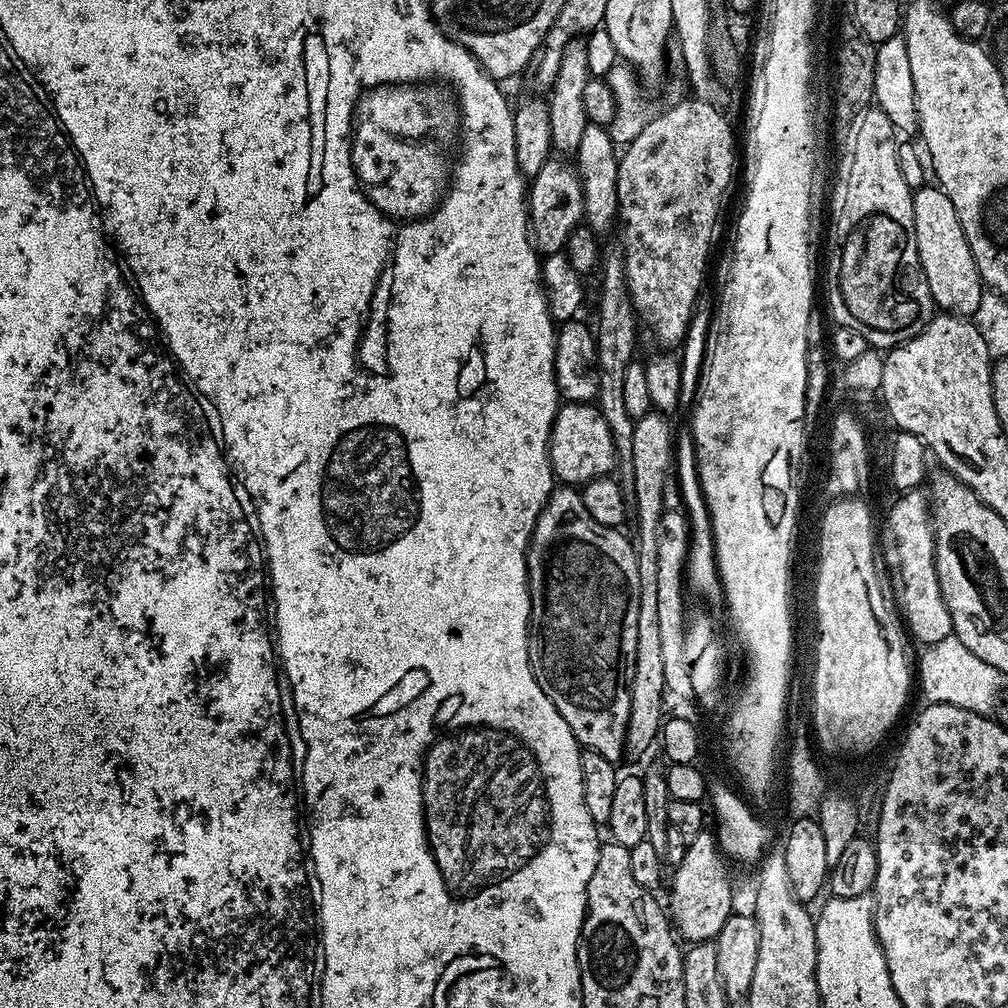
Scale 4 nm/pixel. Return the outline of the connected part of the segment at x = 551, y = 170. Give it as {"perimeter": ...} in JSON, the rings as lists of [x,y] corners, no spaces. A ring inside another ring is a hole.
{"perimeter":[[[549,158],[542,166],[542,170],[538,170],[538,174],[531,177],[530,187],[526,192],[528,202],[528,227],[530,229],[532,243],[537,253],[543,254],[548,258],[551,258],[555,252],[565,251],[568,236],[584,220],[584,195],[582,194],[580,173],[576,171],[575,167],[569,161],[567,164],[564,160],[567,159]]]}

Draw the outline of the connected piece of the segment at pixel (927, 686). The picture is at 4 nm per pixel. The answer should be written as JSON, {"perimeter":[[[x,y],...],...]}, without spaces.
{"perimeter":[[[953,634],[927,645],[921,652],[916,678],[927,703],[959,706],[984,715],[993,713],[1006,684],[1006,678],[1000,671],[987,665],[982,658],[975,657]]]}

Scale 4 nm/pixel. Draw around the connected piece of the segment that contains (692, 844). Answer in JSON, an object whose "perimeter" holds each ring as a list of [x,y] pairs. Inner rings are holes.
{"perimeter":[[[708,830],[698,833],[693,840],[687,841],[679,860],[680,865],[672,876],[672,893],[668,896],[668,904],[666,900],[671,923],[681,937],[685,936],[685,941],[694,944],[701,944],[704,940],[715,941],[726,918],[734,915],[732,880],[724,865],[725,857],[717,847],[717,837]]]}

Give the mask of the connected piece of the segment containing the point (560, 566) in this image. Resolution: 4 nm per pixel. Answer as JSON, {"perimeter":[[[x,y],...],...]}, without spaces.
{"perimeter":[[[556,486],[553,487],[546,506],[540,511],[527,550],[528,589],[532,599],[532,619],[528,625],[528,657],[532,663],[532,673],[538,686],[542,686],[546,698],[550,698],[550,702],[554,702],[558,714],[562,714],[562,718],[566,718],[566,726],[570,726],[574,738],[581,747],[601,754],[612,763],[617,763],[623,757],[626,722],[629,721],[630,714],[632,671],[638,650],[638,606],[640,605],[638,602],[640,591],[638,590],[636,550],[633,541],[629,537],[628,541],[622,533],[620,528],[602,526],[602,522],[594,522],[594,518],[590,518],[590,513],[586,511],[586,506],[582,506],[582,498],[575,487]]]}

